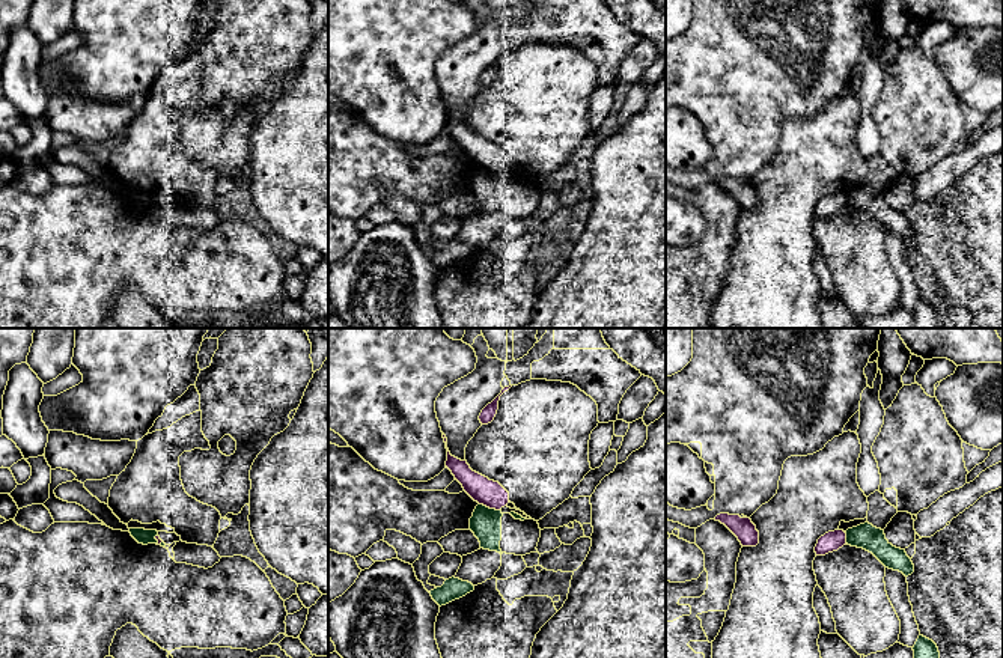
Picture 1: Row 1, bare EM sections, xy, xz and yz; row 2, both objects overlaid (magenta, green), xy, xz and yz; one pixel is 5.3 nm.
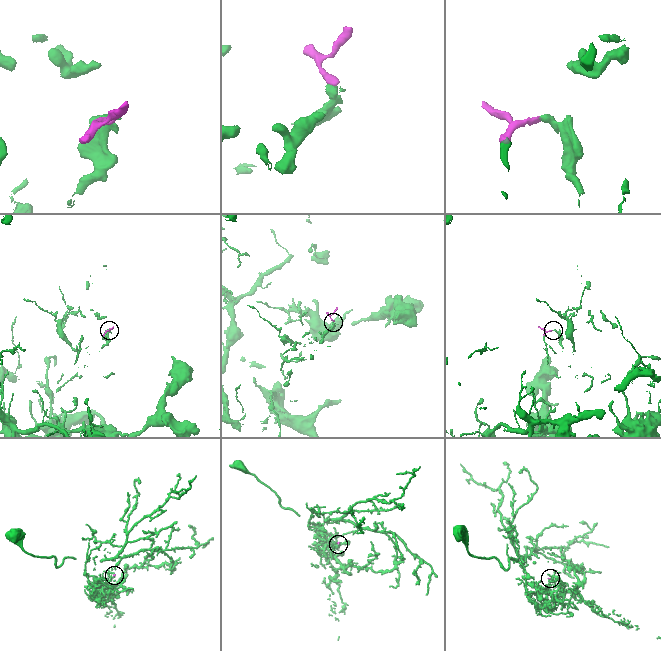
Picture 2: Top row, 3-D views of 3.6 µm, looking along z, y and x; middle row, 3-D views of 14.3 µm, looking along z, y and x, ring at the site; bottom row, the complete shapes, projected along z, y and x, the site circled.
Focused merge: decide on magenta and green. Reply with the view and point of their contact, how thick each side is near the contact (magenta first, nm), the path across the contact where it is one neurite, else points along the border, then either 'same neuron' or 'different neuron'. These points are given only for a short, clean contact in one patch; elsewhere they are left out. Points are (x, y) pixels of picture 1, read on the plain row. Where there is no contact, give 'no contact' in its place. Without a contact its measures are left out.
contact xz (490, 170); calibres 140 and 160 nm; different neuron

